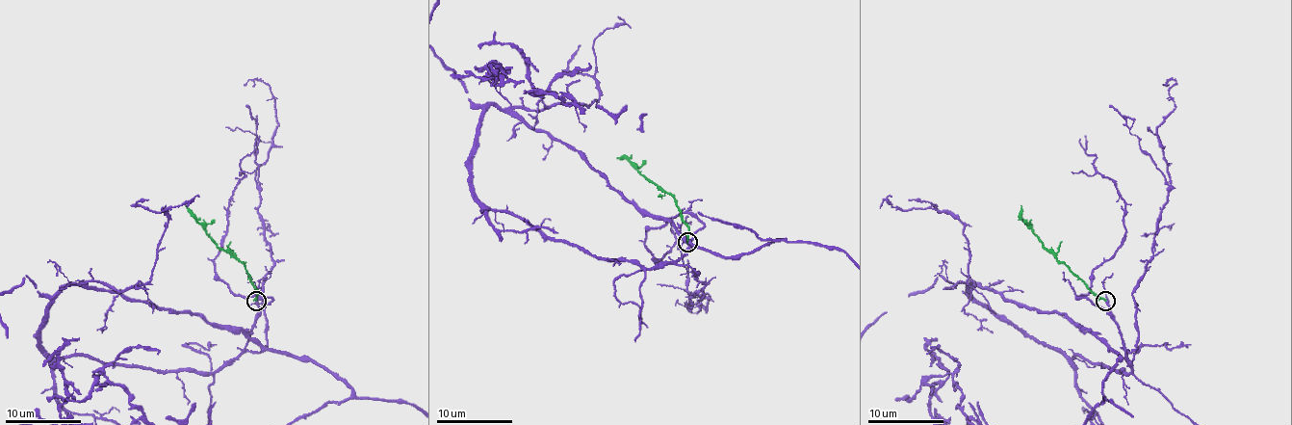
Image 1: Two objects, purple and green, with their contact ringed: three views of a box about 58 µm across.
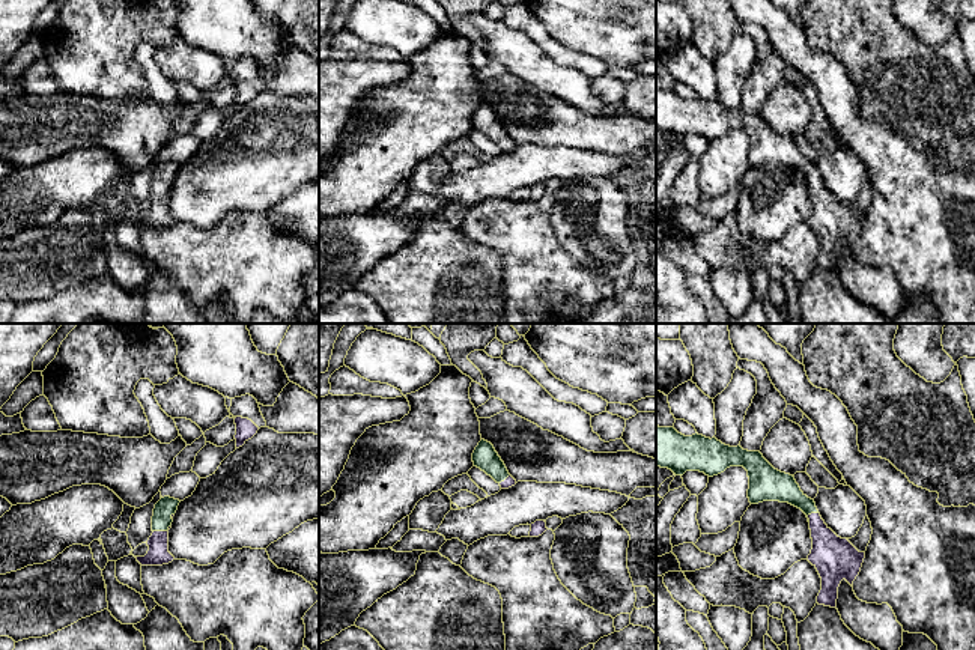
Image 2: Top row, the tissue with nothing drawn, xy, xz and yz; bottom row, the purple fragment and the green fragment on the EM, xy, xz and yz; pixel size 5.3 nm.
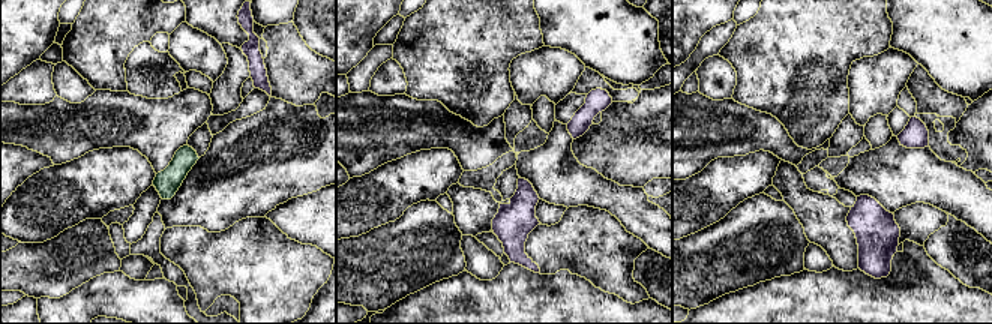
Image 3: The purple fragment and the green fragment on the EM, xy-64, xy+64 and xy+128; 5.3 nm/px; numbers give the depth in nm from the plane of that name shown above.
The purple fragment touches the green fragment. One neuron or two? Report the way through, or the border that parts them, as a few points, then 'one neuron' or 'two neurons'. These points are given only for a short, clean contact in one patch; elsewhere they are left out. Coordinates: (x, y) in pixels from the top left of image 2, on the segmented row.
runs through xy (158, 554), (158, 540), (163, 531), (161, 519); one neuron

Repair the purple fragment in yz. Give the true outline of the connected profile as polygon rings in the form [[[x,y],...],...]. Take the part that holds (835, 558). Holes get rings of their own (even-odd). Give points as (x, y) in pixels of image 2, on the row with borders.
[[[656,426],[656,465],[671,469],[676,475],[700,471],[709,477],[730,466],[743,466],[749,477],[751,504],[788,503],[806,515],[812,539],[806,560],[822,578],[817,603],[837,608],[841,581],[846,579],[853,587],[865,552],[859,552],[847,539],[838,537],[822,519],[814,500],[800,491],[794,477],[775,469],[760,451],[748,451],[740,445],[730,447],[716,438],[710,439],[698,433],[685,436],[674,427]]]

